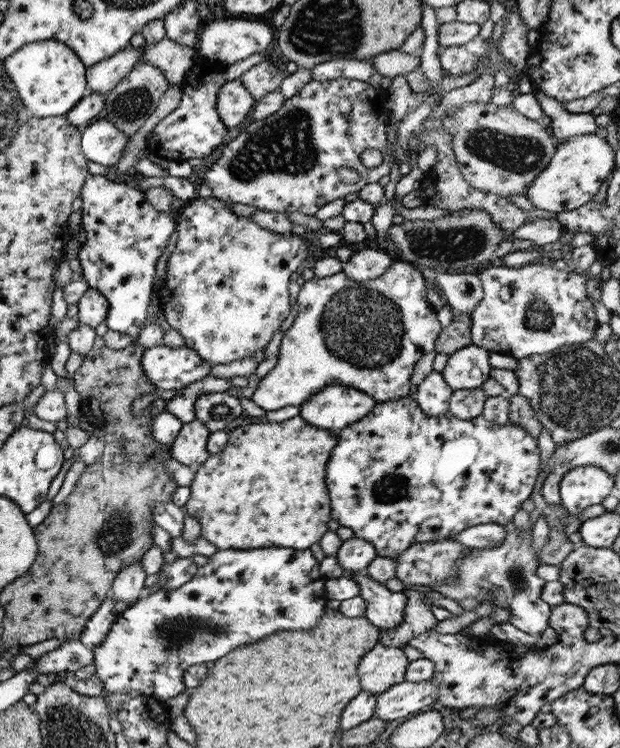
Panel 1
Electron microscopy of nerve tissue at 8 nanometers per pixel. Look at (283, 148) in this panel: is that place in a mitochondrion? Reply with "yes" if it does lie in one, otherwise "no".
yes

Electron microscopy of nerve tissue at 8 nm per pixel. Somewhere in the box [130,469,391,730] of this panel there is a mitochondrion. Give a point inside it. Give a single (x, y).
(173, 634)

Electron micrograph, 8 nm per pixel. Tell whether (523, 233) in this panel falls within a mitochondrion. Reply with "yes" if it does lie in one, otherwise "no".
no

